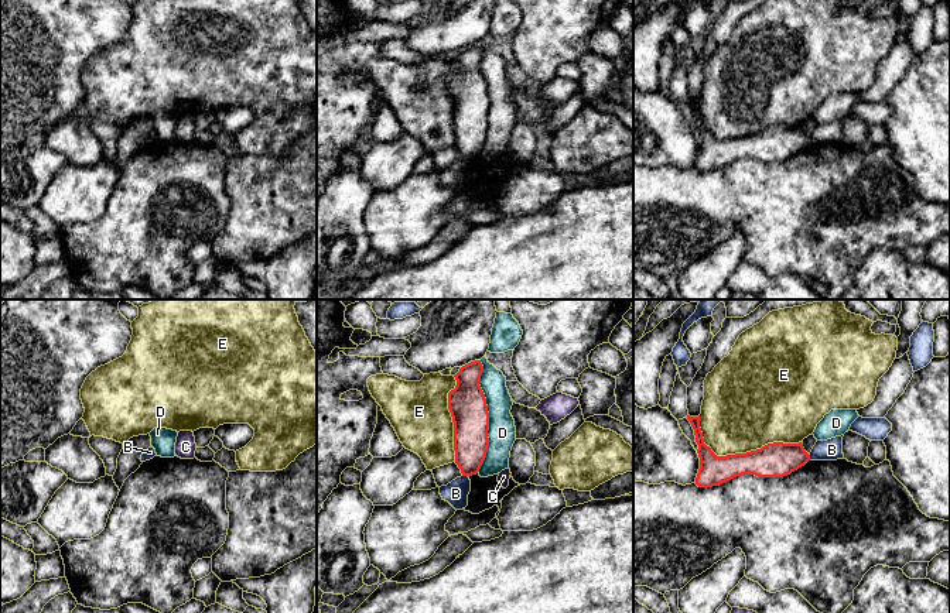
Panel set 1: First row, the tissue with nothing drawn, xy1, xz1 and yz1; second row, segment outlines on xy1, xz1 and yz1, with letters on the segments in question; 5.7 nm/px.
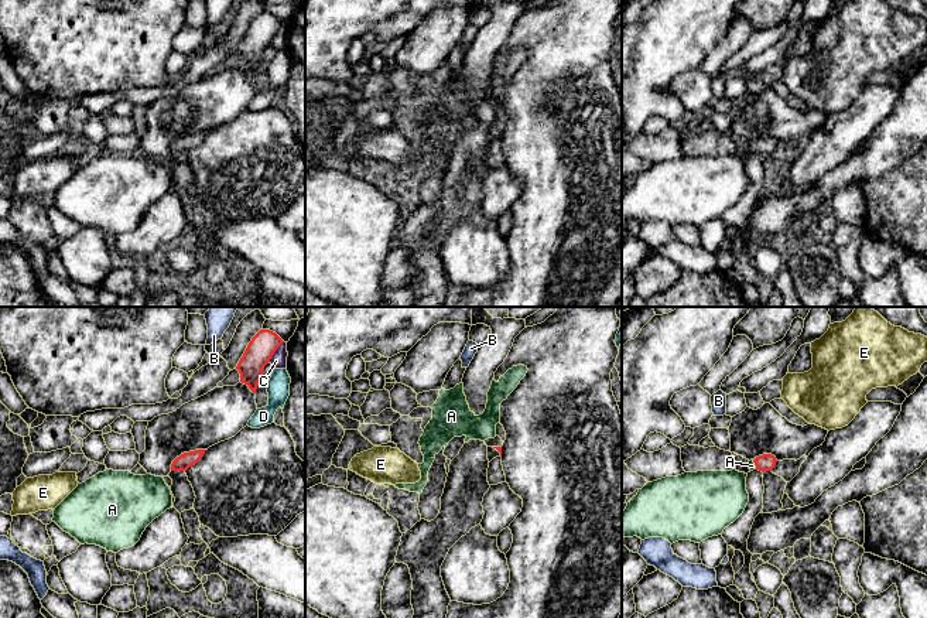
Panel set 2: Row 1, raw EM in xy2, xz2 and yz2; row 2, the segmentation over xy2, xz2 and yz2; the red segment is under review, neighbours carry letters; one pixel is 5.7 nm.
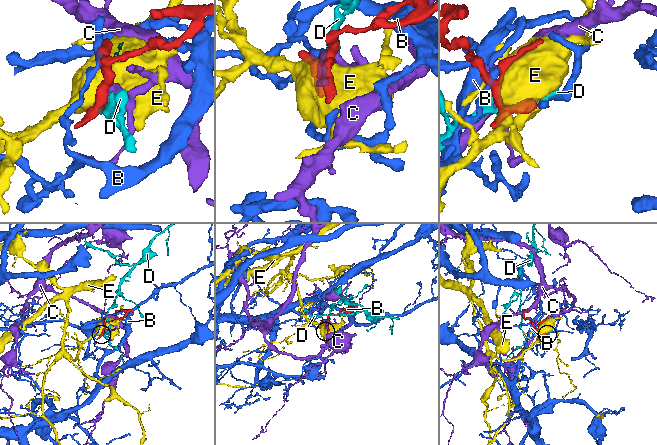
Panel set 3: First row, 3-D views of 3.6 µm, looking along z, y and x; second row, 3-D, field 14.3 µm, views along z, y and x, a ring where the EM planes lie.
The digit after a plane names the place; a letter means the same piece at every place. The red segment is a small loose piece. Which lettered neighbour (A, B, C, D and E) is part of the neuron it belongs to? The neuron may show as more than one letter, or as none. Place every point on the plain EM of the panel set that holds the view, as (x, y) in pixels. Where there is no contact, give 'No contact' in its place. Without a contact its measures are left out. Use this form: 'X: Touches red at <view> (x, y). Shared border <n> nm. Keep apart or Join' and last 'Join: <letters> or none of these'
A: Touches red at yz2 (755, 147). Shared border 60 nm. Join
B: Touches red at xz1 (465, 158). Shared border 30 nm. Keep apart
C: Touches red at xy2 (276, 33). Shared border 150 nm. Keep apart
D: Touches red at xz1 (488, 100). Shared border 650 nm. Keep apart
E: Touches red at yz1 (740, 137). Shared border 600 nm. Keep apart
Join: A

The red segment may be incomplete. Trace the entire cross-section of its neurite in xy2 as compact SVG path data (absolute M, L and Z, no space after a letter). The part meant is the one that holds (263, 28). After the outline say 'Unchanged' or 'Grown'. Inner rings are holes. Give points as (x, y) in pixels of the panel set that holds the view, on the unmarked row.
M260 13L249 25L236 52L240 57L240 65L247 68L253 76L256 76L264 49L283 25L284 24L270 13Z. Unchanged

